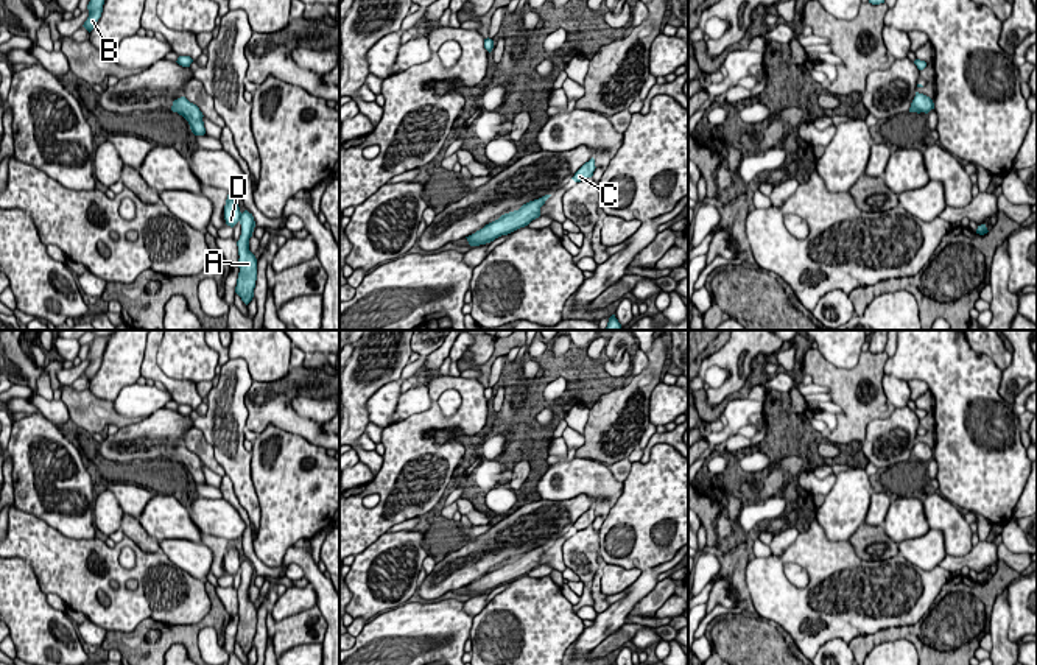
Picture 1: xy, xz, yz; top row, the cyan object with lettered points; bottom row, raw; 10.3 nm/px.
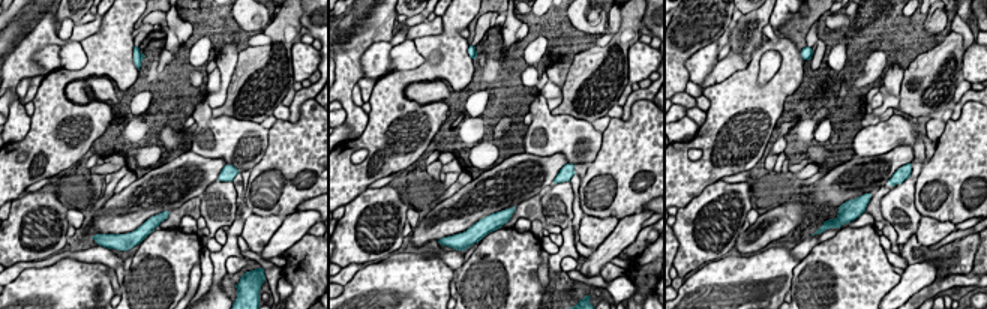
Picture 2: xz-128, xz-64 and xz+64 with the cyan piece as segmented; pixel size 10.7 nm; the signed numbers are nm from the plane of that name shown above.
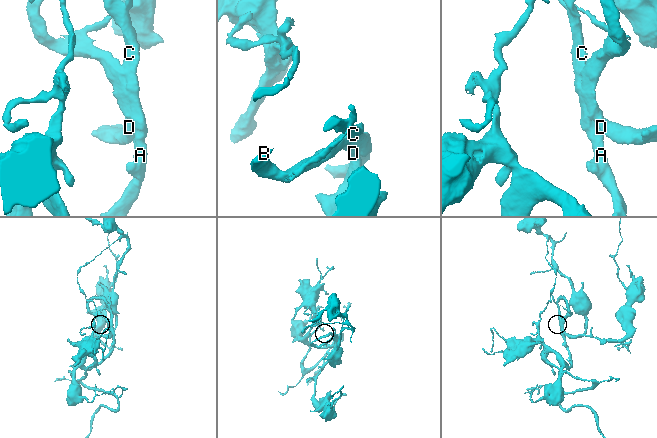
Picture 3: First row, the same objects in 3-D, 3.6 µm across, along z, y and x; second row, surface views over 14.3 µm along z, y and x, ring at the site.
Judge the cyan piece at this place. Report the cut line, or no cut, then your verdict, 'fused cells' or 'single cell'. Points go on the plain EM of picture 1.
cut none; single cell

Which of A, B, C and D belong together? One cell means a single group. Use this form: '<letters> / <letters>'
A B C D

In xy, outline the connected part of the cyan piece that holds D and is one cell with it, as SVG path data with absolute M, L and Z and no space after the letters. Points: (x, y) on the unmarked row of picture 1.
M232 542L227 544L226 554L224 554L224 568L226 573L234 576L237 572L241 573L241 584L237 590L238 595L238 628L235 642L241 646L241 649L248 654L254 646L254 637L257 629L257 607L249 600L249 587L252 586L255 570L252 562L244 559L240 561L237 548L232 545Z

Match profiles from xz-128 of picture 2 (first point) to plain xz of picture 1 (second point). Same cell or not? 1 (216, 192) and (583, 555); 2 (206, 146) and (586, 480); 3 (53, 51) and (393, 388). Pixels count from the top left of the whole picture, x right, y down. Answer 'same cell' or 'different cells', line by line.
1: same cell
2: same cell
3: same cell

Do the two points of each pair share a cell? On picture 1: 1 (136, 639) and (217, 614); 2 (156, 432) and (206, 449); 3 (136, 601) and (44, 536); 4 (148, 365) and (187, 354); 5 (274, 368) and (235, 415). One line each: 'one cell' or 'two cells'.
1: one cell
2: two cells
3: one cell
4: two cells
5: two cells

